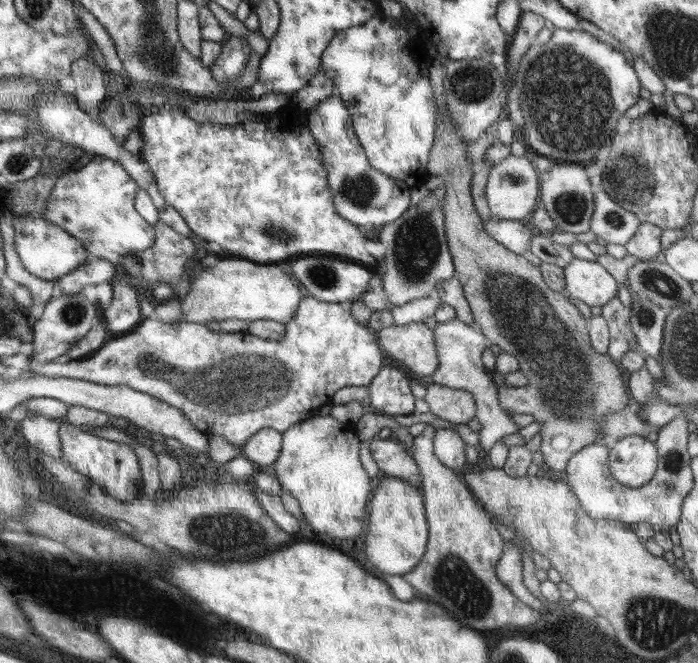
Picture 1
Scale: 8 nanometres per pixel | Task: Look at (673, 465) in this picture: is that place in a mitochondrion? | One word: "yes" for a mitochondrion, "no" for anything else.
yes

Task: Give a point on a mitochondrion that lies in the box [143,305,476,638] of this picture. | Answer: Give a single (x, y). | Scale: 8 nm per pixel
(227, 530)

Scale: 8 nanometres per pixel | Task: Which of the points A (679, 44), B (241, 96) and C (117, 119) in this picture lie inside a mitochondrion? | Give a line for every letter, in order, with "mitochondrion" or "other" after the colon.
A: mitochondrion
B: other
C: other

